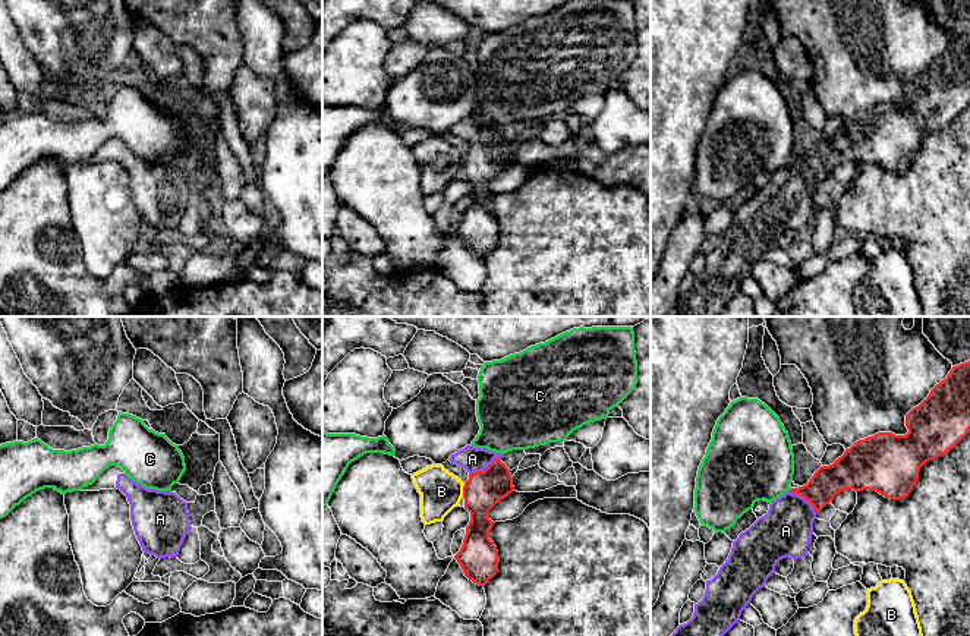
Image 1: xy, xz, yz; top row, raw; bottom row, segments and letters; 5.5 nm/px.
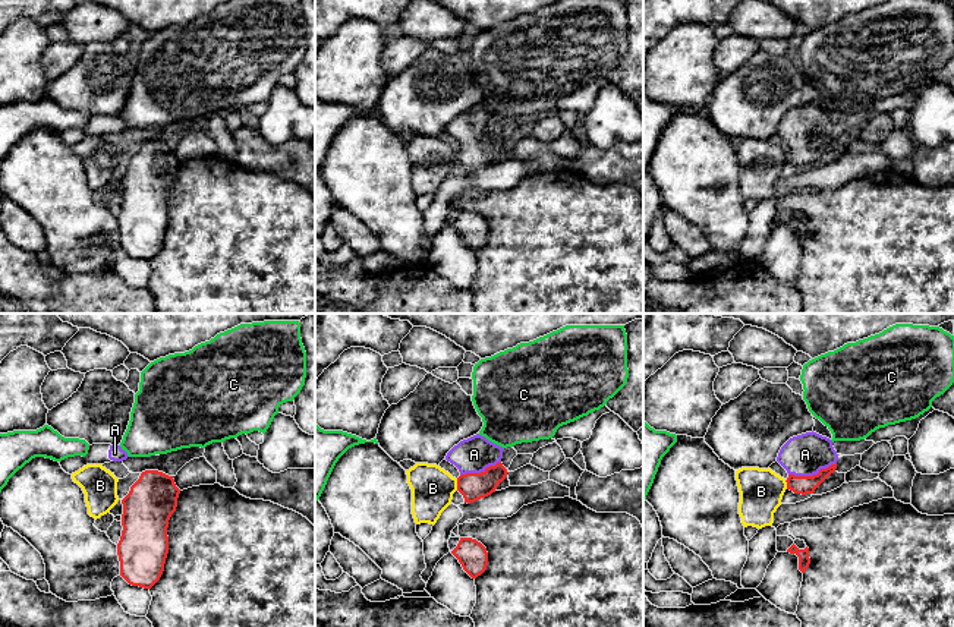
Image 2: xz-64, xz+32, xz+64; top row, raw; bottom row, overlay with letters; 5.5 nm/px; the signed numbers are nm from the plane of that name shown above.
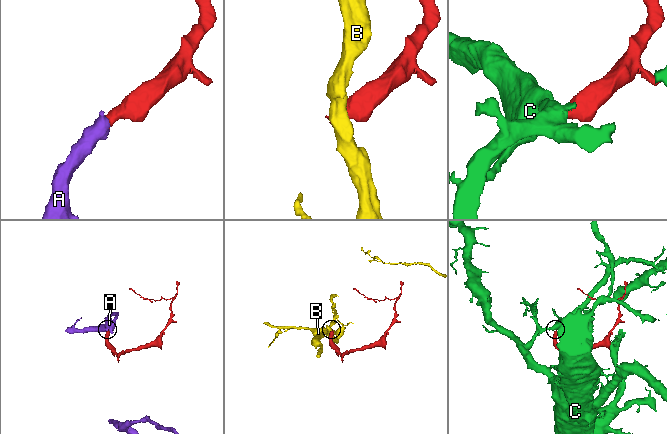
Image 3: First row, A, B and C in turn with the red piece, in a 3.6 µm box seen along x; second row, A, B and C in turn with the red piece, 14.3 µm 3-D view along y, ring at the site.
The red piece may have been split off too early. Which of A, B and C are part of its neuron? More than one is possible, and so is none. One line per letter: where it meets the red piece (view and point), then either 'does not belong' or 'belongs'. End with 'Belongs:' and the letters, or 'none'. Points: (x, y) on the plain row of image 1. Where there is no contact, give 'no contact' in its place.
A: meets red in xz at (485, 141); belongs
B: meets red in xz at (463, 161); does not belong
C: meets red in yz at (790, 161); does not belong
Belongs: A

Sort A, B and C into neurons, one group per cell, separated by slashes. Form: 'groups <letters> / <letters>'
groups A / B / C

